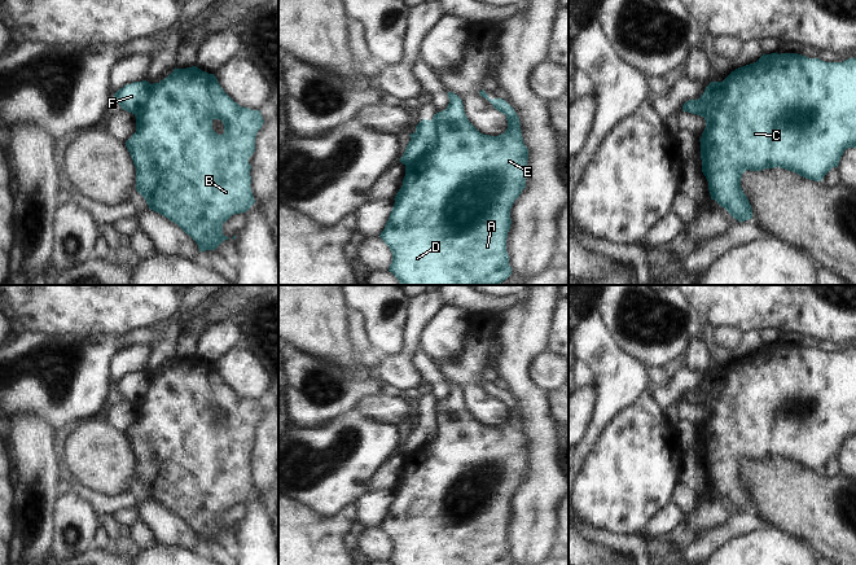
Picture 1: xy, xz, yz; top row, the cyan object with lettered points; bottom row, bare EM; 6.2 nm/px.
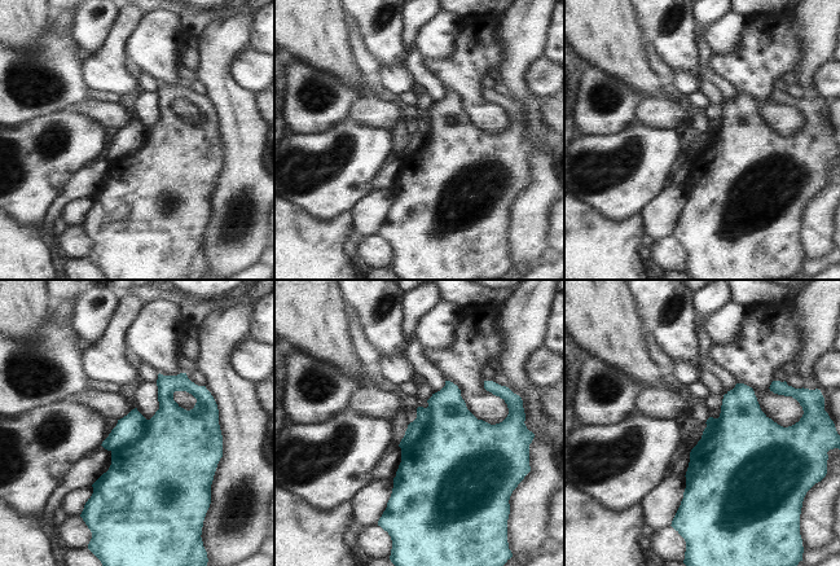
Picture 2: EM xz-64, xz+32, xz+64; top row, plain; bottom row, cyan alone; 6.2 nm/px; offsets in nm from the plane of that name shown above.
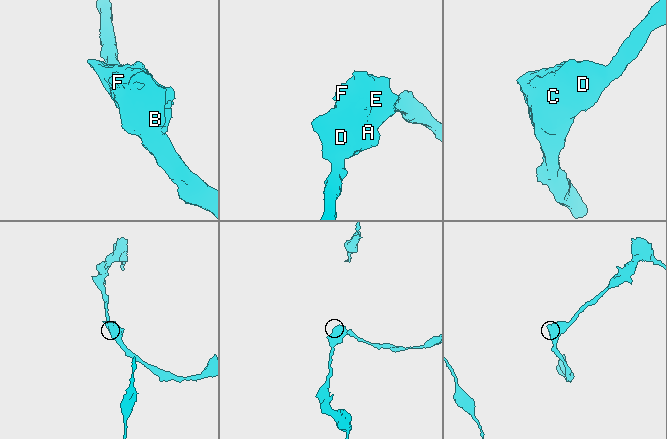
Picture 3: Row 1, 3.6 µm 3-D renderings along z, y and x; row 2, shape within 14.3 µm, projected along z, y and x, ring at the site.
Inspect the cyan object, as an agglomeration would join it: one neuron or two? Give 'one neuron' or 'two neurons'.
two neurons

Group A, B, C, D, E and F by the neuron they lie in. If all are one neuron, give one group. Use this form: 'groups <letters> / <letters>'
groups A B C D E / F

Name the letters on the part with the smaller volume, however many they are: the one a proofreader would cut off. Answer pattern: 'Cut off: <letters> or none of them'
Cut off: F

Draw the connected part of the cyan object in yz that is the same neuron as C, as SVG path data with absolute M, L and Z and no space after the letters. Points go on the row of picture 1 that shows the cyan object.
M771 53L764 54L754 63L742 66L732 71L721 82L724 95L719 101L702 101L702 100L689 100L682 105L682 111L697 114L704 118L706 128L701 137L701 159L702 159L702 172L708 181L708 190L711 200L715 200L721 207L724 207L734 219L739 223L752 219L751 205L741 188L742 174L747 170L761 171L765 168L781 167L798 175L821 181L824 176L833 168L838 167L840 157L848 148L856 148L856 58L848 58L843 62L825 62L820 58L808 58L798 53Z

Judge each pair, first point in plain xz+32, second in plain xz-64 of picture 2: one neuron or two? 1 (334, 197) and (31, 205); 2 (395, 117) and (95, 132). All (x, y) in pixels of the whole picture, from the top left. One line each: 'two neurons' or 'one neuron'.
1: one neuron
2: two neurons

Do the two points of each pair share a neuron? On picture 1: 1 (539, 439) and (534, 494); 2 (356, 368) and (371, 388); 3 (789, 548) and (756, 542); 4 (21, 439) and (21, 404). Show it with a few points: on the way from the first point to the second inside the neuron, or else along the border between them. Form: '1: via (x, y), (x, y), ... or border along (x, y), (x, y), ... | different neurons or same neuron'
1: via (539, 452), (539, 481) | same neuron
2: via (356, 373), (365, 382) | same neuron
3: via (781, 548), (764, 548) | same neuron
4: border along (13, 415), (36, 415), (49, 425) | different neurons

